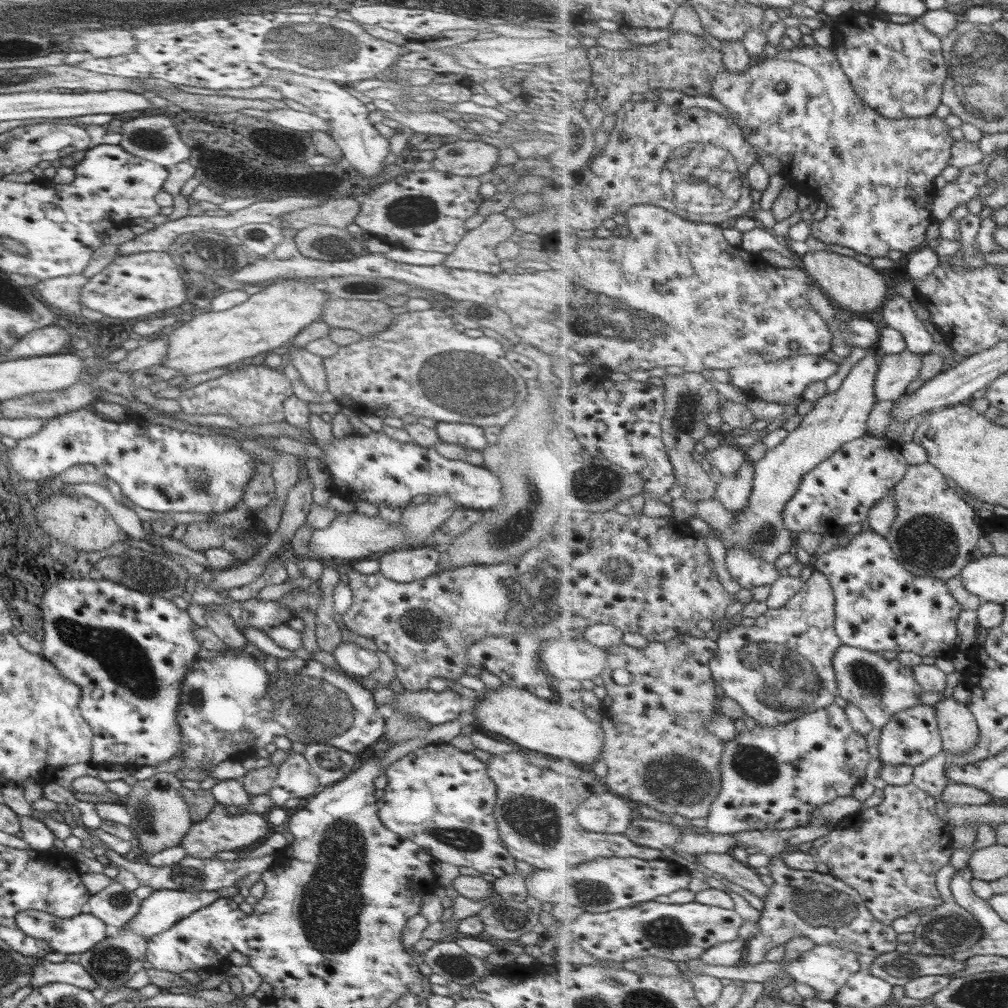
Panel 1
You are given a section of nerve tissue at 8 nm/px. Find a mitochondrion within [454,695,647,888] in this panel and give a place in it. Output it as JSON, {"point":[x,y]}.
{"point":[531,817]}

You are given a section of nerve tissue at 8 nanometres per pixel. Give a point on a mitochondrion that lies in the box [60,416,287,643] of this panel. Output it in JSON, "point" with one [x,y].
{"point":[144,573]}

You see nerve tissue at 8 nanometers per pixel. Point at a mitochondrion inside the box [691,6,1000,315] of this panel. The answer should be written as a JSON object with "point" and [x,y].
{"point":[951,97]}

